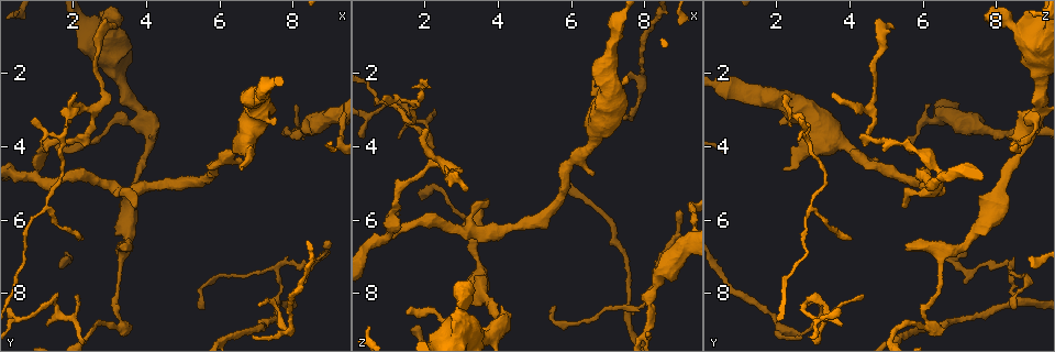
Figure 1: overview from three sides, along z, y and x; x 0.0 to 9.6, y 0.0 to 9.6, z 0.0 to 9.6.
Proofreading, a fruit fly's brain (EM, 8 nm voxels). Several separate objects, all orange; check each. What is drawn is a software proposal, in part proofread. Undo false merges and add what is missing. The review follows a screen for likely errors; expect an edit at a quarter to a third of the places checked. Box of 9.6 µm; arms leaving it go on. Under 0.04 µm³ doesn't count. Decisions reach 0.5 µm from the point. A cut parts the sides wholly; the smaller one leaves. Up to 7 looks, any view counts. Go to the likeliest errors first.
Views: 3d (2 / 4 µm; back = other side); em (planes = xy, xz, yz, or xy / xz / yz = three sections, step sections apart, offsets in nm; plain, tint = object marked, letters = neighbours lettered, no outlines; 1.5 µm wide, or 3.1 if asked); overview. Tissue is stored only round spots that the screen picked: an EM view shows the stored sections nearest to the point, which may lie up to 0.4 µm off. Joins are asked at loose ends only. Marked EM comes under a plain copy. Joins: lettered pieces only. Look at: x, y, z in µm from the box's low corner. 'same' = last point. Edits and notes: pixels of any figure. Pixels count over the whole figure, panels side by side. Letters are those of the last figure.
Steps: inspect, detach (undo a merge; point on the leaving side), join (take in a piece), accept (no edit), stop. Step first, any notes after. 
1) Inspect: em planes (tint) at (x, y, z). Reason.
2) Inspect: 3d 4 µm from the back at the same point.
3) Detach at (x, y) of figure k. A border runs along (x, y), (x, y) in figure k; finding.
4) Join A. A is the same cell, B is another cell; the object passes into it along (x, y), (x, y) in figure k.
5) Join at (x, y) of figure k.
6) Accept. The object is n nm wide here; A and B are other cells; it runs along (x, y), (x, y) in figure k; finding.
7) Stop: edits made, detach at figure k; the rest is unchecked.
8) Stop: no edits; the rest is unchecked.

Inspect: 3d 4 µm at (2.25, 6.55, 4.10). Free end.

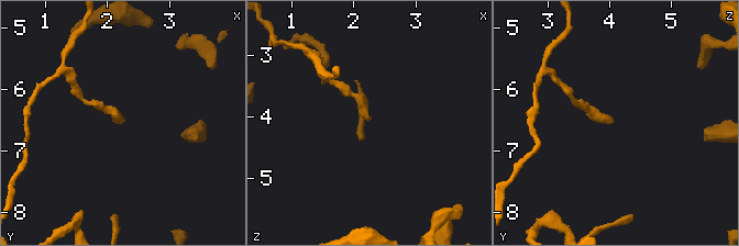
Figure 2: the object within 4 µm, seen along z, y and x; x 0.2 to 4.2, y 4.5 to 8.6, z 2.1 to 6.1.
Inspect: em planes (letters) at (2.25, 6.50, 4.10).

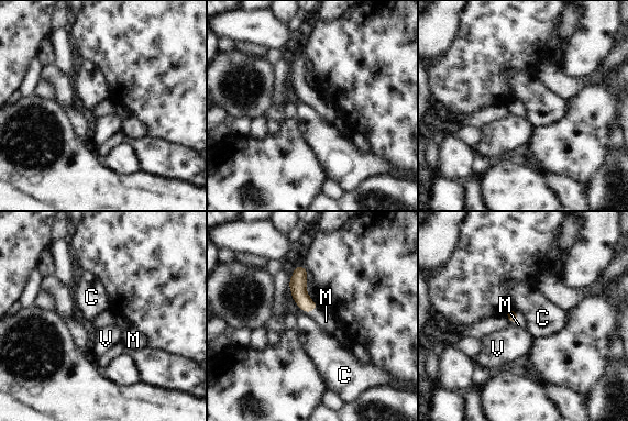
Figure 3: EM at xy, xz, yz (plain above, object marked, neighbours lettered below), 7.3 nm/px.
Join M. M is the same cell, C and V are other cells; the object passes into it along (513, 317), (517, 319), (521, 323) in figure 3; the neuron continues.

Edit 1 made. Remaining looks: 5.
Inspect: overview. See it whole again.

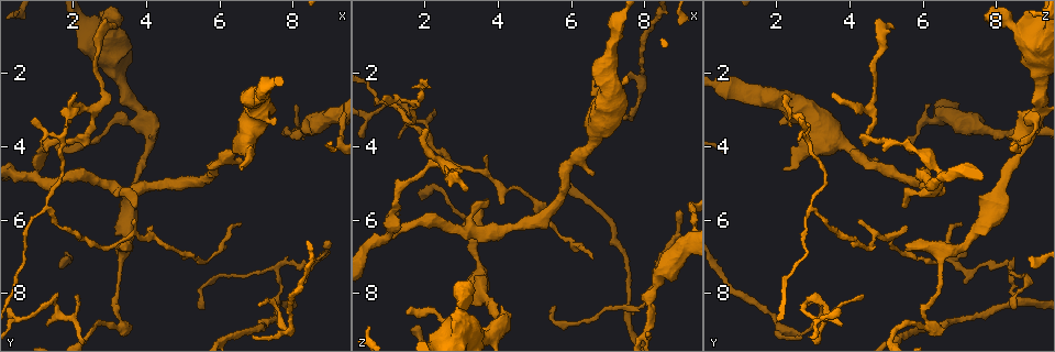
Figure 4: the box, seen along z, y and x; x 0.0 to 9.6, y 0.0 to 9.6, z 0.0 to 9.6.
Inspect: 3d 4 µm at (2.05, 2.50, 3.50). Branch stops here.

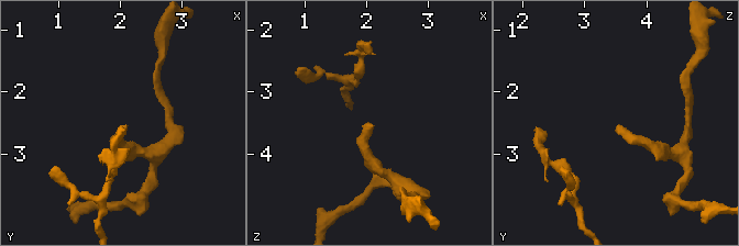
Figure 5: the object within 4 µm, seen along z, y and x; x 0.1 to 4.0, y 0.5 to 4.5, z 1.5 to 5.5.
Inspect: em planes (tint) at (2.05, 2.55, 3.50).

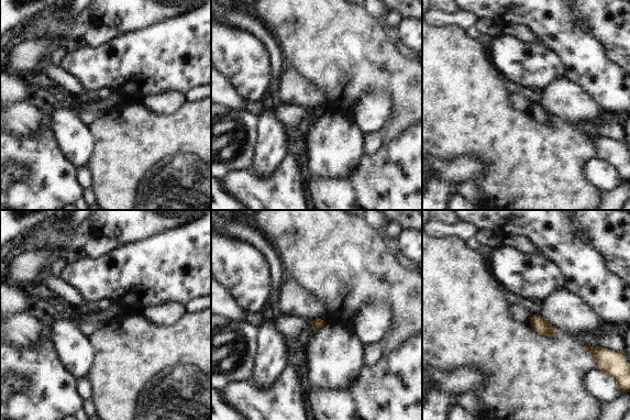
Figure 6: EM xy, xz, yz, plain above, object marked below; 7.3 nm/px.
Inspect: em planes (letters) at the same point.

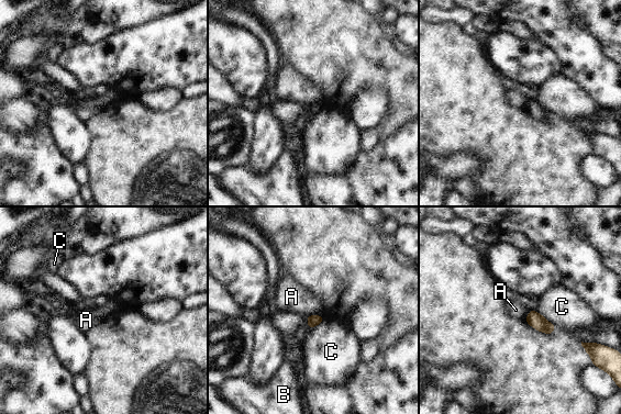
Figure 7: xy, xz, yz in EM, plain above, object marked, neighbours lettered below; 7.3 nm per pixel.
Accept. A, B and C are other cells; a border runs along (321, 314), (309, 314), (307, 316) in figure 7; no lettered piece goes on from it.

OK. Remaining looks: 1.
Inspect: em planes (letters) at (3.75, 5.65, 5.50). Branch stops here.

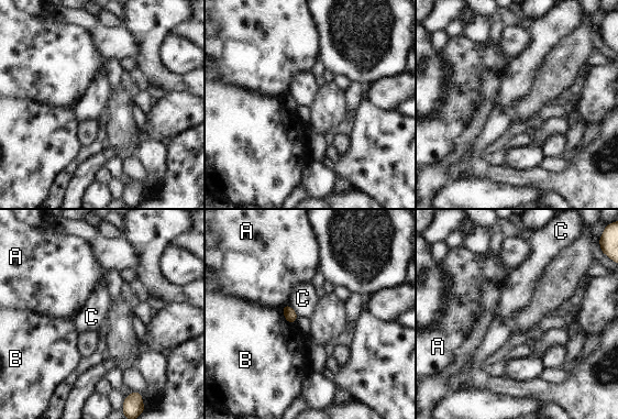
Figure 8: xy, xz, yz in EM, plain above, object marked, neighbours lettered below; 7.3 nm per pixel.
Accept. A, B and C are other cells; a border runs along (286, 304), (298, 316) in figure 8; none of them fits.

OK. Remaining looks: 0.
Stop: edits made, join at figure 3; the rest is unchecked.

